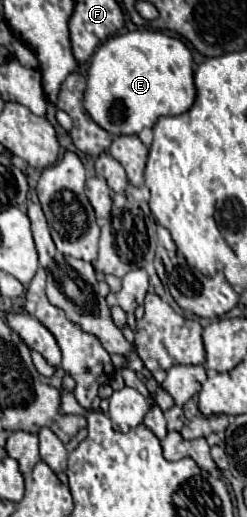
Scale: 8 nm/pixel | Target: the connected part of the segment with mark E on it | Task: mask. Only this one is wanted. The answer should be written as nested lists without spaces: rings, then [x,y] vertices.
[[[131,31],[109,37],[91,57],[85,109],[91,119],[113,135],[137,135],[163,115],[181,115],[195,101],[193,55],[177,37],[161,31]]]

